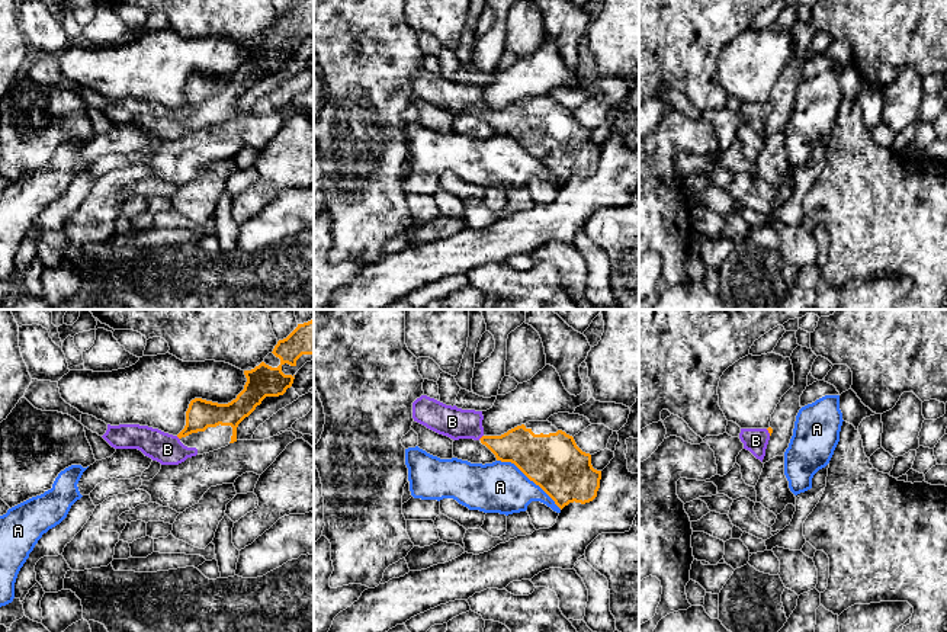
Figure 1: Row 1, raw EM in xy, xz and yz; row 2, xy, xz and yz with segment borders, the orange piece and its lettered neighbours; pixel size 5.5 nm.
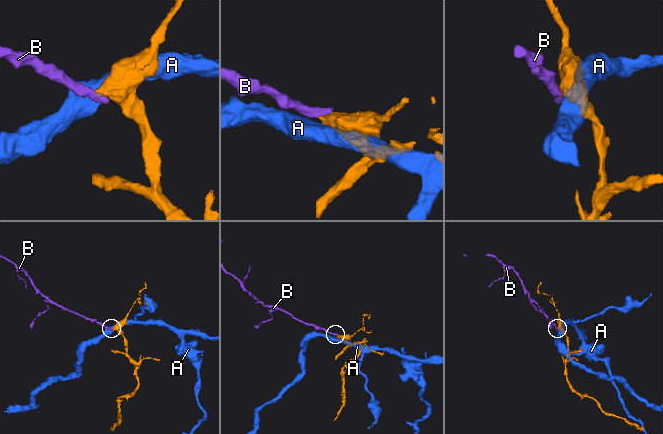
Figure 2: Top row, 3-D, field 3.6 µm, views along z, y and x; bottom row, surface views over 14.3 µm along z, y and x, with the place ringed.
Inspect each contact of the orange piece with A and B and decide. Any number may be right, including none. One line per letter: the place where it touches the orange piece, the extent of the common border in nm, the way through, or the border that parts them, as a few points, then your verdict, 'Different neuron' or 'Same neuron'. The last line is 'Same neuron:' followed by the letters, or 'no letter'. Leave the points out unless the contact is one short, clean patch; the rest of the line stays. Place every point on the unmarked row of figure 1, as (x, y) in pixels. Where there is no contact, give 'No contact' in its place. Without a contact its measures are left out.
A: Touches orange at xz (529, 153). Shared border 460 nm. Different neuron
B: Touches orange at xz (481, 112). Shared border 40 nm. Path across: xz (520, 121), (500, 121), (481, 112), (468, 99), (452, 96). Same neuron
Same neuron: B

